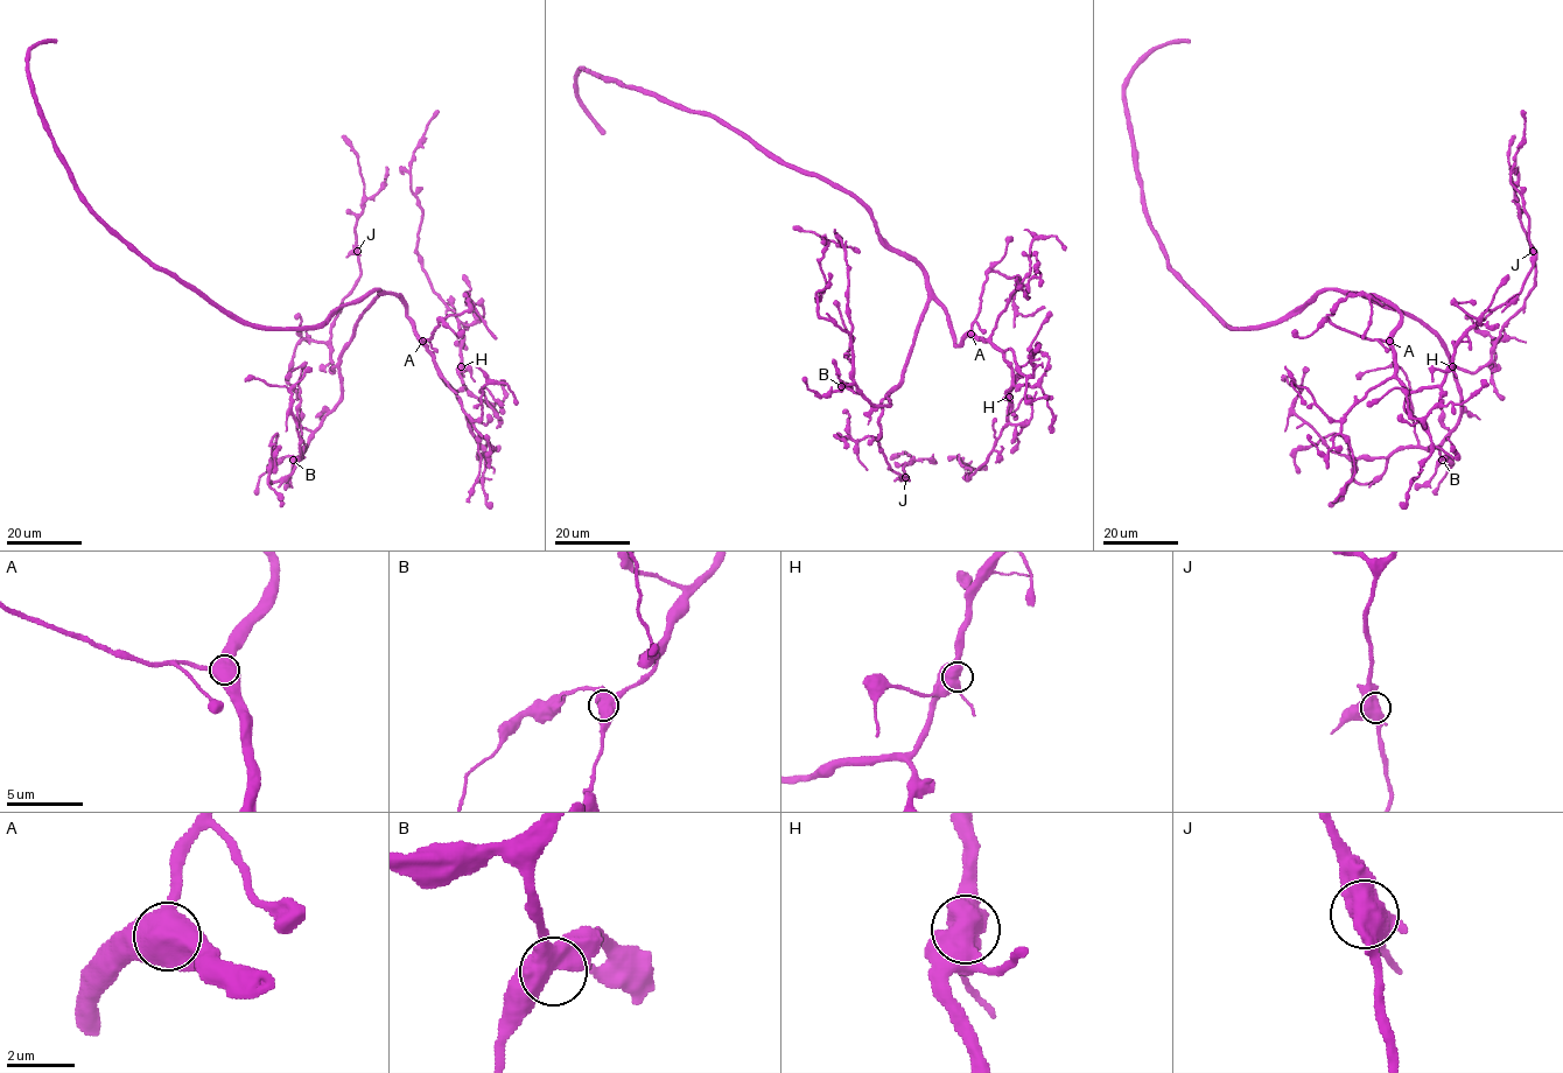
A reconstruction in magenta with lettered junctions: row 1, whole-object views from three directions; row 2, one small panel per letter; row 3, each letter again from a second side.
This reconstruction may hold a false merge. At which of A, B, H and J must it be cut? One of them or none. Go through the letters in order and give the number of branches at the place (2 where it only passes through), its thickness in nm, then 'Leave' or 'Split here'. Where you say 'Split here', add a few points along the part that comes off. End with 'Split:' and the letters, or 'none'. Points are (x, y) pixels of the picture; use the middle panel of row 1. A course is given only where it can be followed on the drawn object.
A: Branches: 3. Thickness 750 nm. Leave
B: Branches: 3. Thickness 550 nm. Leave
H: Branches: 3. Thickness 600 nm. Leave
J: Branches: 3. Thickness 550 nm. Leave
Split: none

